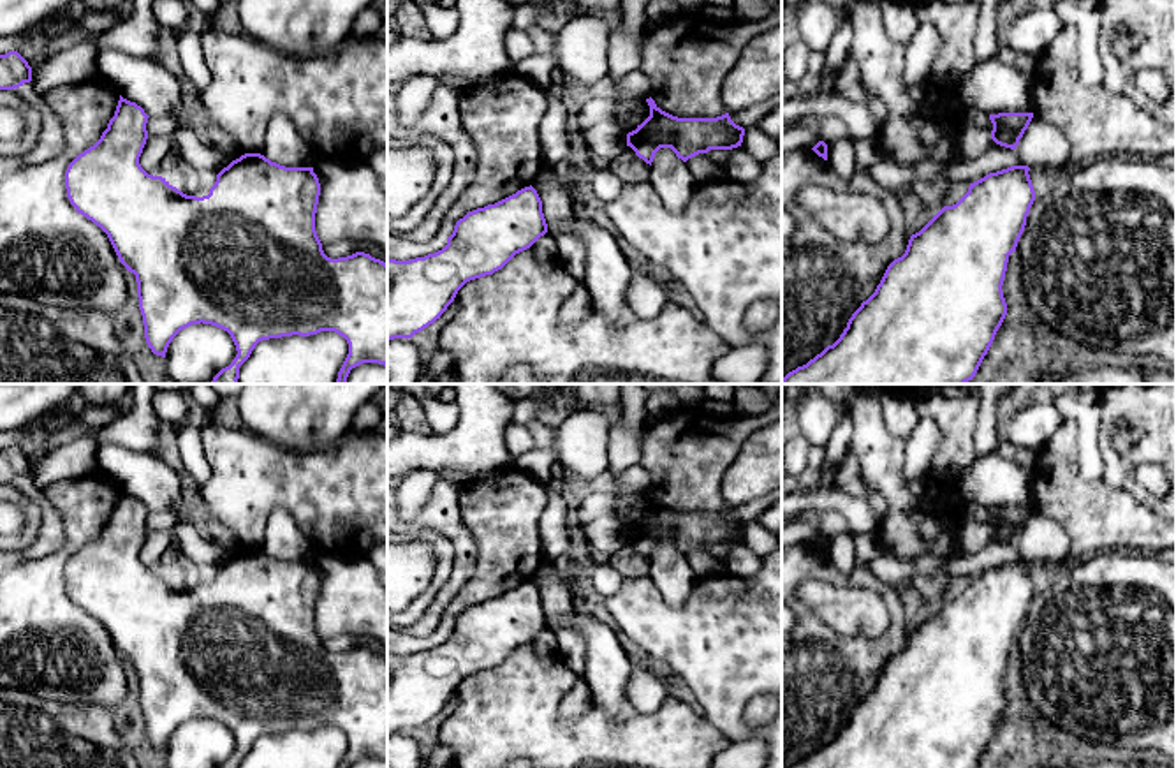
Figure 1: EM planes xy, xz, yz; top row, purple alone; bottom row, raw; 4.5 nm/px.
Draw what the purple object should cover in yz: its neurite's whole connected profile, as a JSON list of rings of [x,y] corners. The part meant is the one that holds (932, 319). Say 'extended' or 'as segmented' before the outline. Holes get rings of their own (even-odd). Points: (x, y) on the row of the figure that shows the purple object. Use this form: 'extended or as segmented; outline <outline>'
as segmented; outline [[[1011,166],[1007,169],[989,173],[970,183],[968,192],[956,204],[944,206],[937,215],[933,215],[919,233],[910,236],[905,254],[887,266],[875,292],[852,314],[840,338],[806,365],[789,372],[782,379],[782,384],[967,384],[972,380],[1007,315],[1007,303],[1002,291],[1007,262],[1009,255],[1016,252],[1018,241],[1026,225],[1026,217],[1035,201],[1035,190],[1028,171],[1028,166]]]

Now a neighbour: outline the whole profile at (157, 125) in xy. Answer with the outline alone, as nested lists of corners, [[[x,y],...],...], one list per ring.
[[[150,116],[146,123],[148,136],[171,136],[176,130],[176,116]]]

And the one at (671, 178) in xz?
[[[660,148],[655,153],[648,181],[671,211],[685,210],[697,187],[687,162],[678,159],[671,148]]]

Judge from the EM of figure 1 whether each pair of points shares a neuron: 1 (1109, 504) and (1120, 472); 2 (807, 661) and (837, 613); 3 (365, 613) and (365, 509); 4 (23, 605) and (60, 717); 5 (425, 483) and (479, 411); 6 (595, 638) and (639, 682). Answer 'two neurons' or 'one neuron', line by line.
1: two neurons
2: two neurons
3: two neurons
4: two neurons
5: two neurons
6: two neurons

